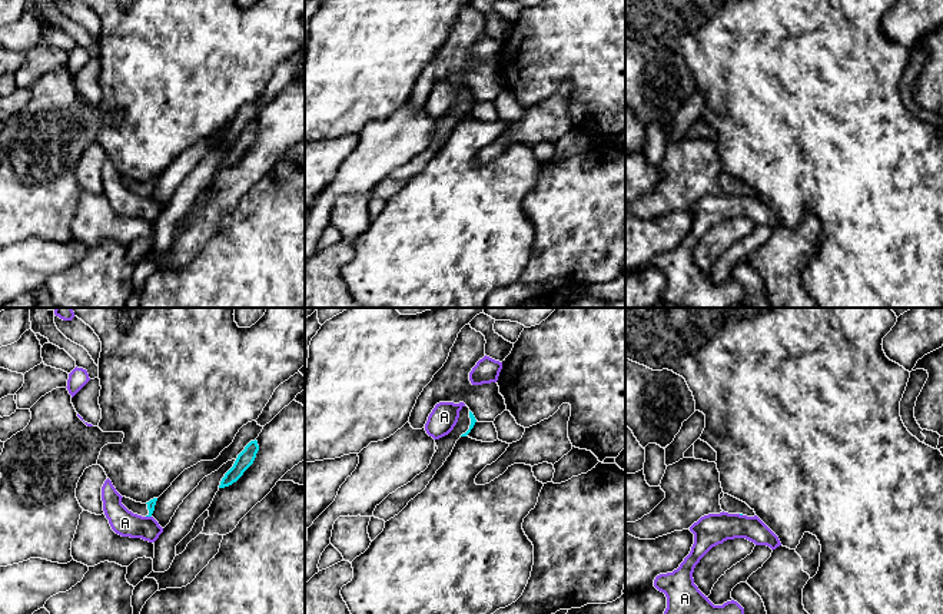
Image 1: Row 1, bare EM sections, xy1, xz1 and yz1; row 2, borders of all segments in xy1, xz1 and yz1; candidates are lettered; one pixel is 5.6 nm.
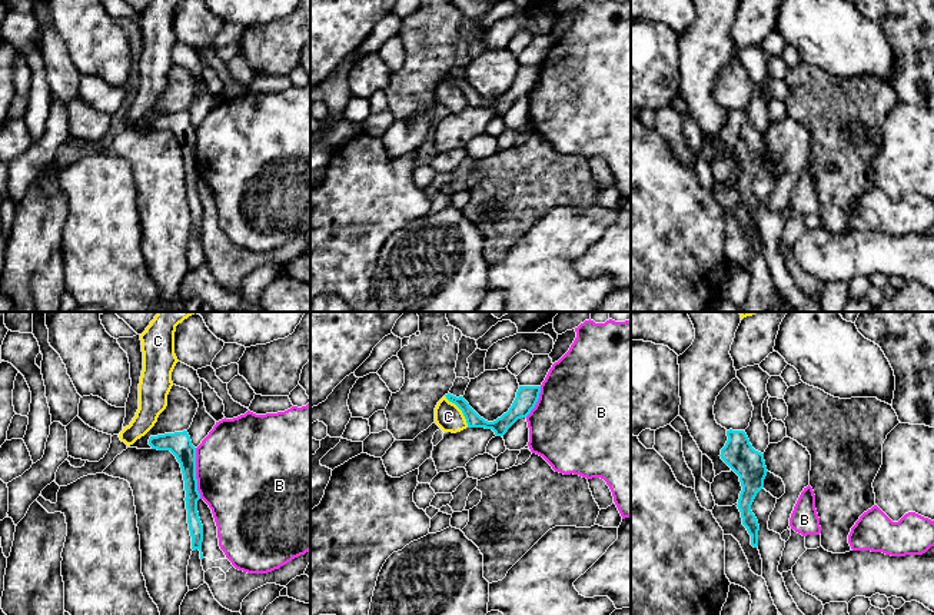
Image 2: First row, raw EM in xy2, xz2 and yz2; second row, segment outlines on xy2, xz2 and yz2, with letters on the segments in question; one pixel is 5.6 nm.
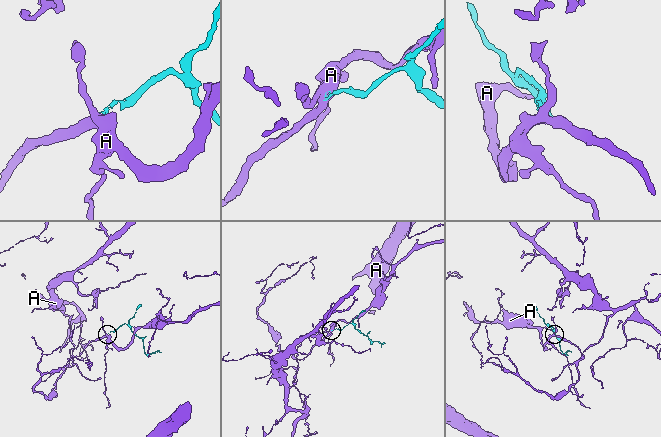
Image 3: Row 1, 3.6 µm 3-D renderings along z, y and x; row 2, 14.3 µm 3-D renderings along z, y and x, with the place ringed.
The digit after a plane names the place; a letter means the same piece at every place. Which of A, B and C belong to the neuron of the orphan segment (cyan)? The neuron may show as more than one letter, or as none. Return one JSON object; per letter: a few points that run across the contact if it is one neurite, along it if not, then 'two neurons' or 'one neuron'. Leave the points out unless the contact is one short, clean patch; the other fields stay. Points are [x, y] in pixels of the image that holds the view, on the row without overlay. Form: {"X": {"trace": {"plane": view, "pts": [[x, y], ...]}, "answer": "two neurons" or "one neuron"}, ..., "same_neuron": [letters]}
{"A": {"trace": {"plane": "xy1", "pts": [[146, 195], [150, 196]]}, "answer": "two neurons"}, "B": {"answer": "two neurons"}, "C": {"trace": {"plane": "xz2", "pts": [[445, 75], [461, 90], [468, 106]]}, "answer": "two neurons"}, "same_neuron": []}

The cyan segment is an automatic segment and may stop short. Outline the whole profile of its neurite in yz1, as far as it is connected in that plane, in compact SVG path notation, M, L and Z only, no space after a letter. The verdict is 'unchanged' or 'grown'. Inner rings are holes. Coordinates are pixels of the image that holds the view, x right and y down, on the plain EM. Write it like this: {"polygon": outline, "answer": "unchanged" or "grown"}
{"polygon": "M724 173L724 176L720 179L721 189L728 193L740 193L747 196L754 196L756 192L751 189L746 182Z", "answer": "grown"}

